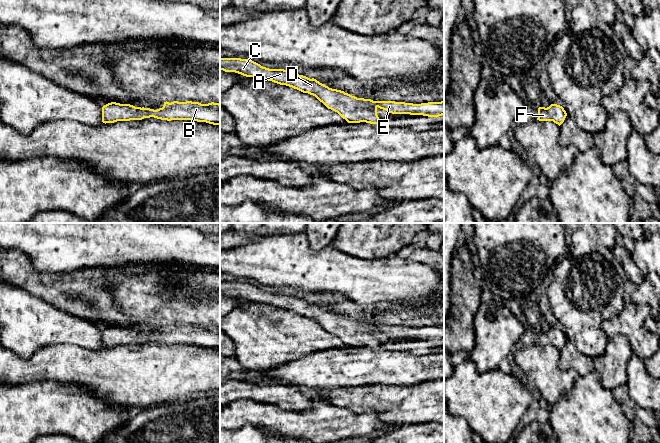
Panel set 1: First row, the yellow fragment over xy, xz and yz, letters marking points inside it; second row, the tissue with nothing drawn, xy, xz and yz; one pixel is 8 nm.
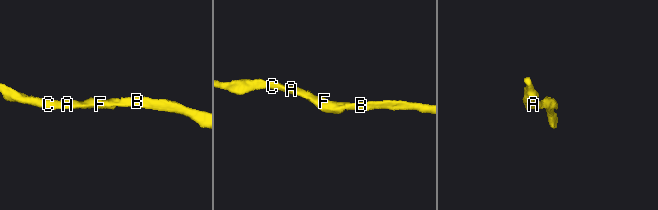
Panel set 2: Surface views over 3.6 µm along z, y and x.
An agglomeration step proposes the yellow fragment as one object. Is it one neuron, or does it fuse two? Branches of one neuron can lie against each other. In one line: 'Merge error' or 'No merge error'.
No merge error

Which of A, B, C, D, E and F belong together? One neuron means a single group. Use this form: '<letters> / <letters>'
A B C D E F

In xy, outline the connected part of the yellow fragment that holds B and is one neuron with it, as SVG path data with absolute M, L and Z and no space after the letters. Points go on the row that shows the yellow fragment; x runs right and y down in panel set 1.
M111 102L102 107L102 122L114 123L117 121L142 120L154 117L161 120L194 120L220 125L220 104L199 102L164 102L162 108L157 110L135 107L130 104Z

